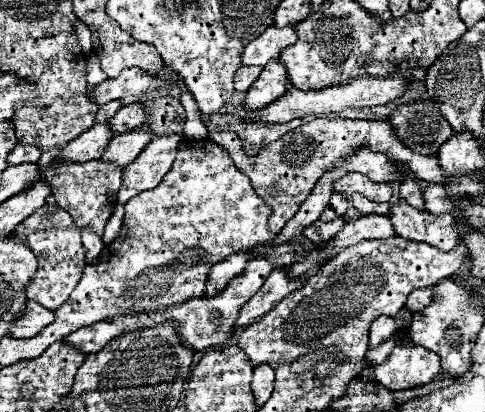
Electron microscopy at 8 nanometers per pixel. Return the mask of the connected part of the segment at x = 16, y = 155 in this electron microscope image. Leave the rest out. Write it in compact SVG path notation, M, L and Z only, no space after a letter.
M18 144L10 156L8 162L10 164L22 164L22 162L38 162L40 158L40 148L34 144Z

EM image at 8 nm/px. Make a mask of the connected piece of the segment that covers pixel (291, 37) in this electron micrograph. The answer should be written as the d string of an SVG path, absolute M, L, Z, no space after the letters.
M270 26L262 32L262 36L252 40L244 48L244 52L240 56L242 66L266 66L270 60L280 58L282 48L286 48L294 42L296 42L296 34L294 34L292 26L286 26L286 28Z

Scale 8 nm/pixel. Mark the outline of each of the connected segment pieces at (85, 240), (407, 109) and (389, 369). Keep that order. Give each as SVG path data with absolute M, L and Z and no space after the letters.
M80 228L80 234L82 234L82 244L86 248L86 262L94 262L98 258L98 254L102 252L104 244L100 240L100 236L94 234L92 228Z
M406 102L390 114L390 124L394 126L394 130L402 138L402 142L420 154L438 152L440 144L446 142L452 134L450 124L444 120L444 116L440 114L440 110L434 102Z
M410 344L398 346L388 360L374 366L376 380L390 390L408 390L424 386L440 372L440 360L428 348Z

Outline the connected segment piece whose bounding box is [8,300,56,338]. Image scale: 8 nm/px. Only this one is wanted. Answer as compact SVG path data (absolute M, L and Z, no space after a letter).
M26 302L26 310L24 314L18 318L16 324L10 326L10 336L14 338L30 338L36 336L44 326L48 326L50 322L54 322L54 312L42 308L38 302Z

